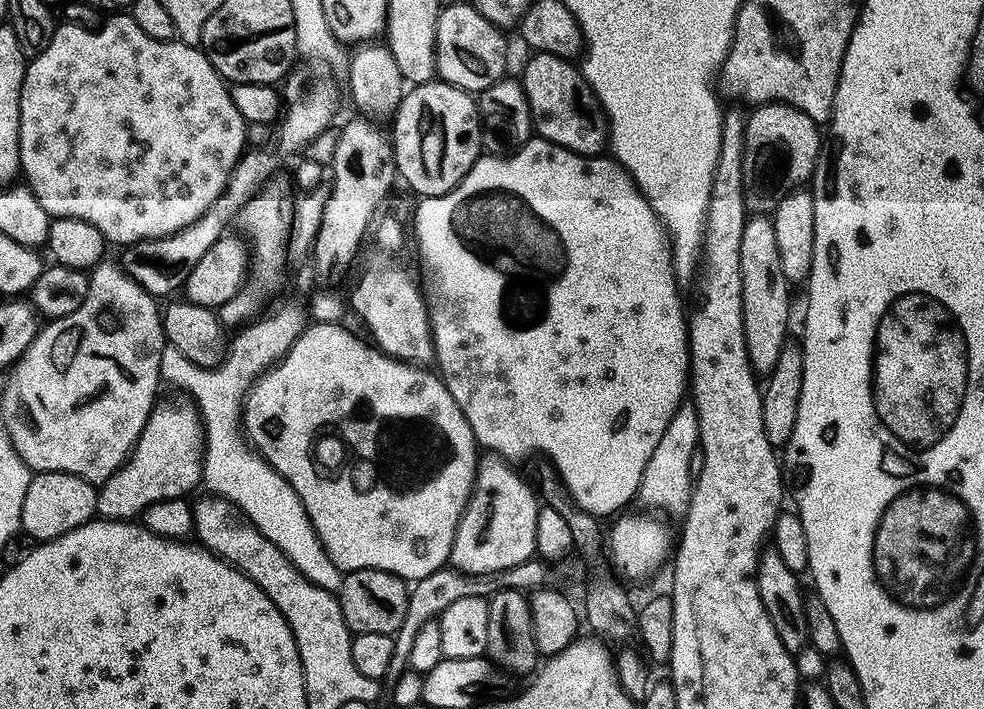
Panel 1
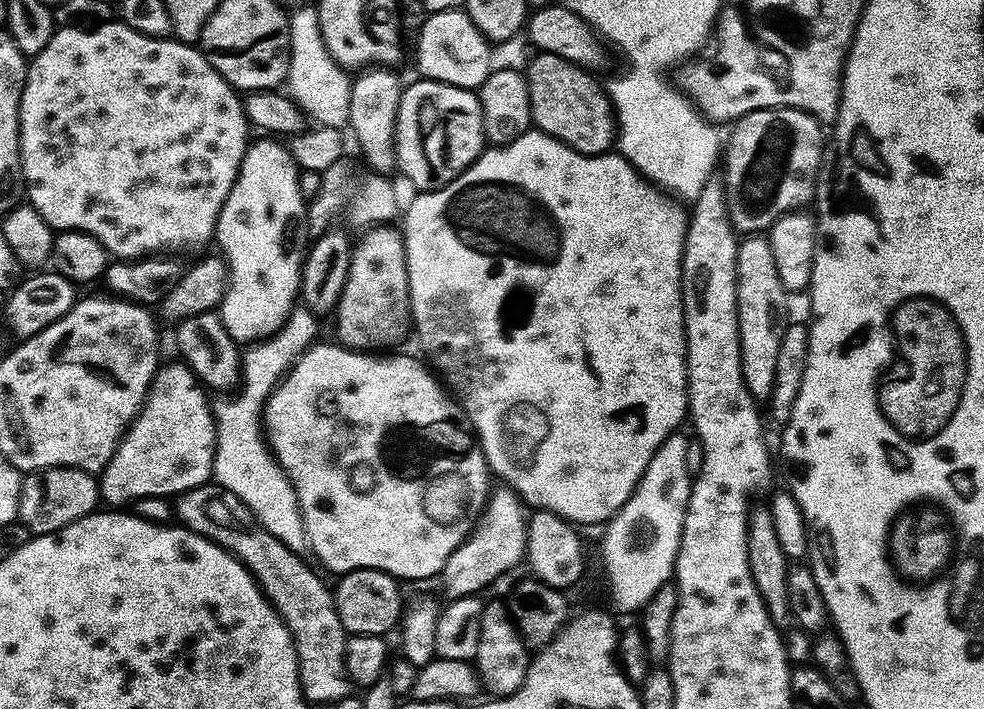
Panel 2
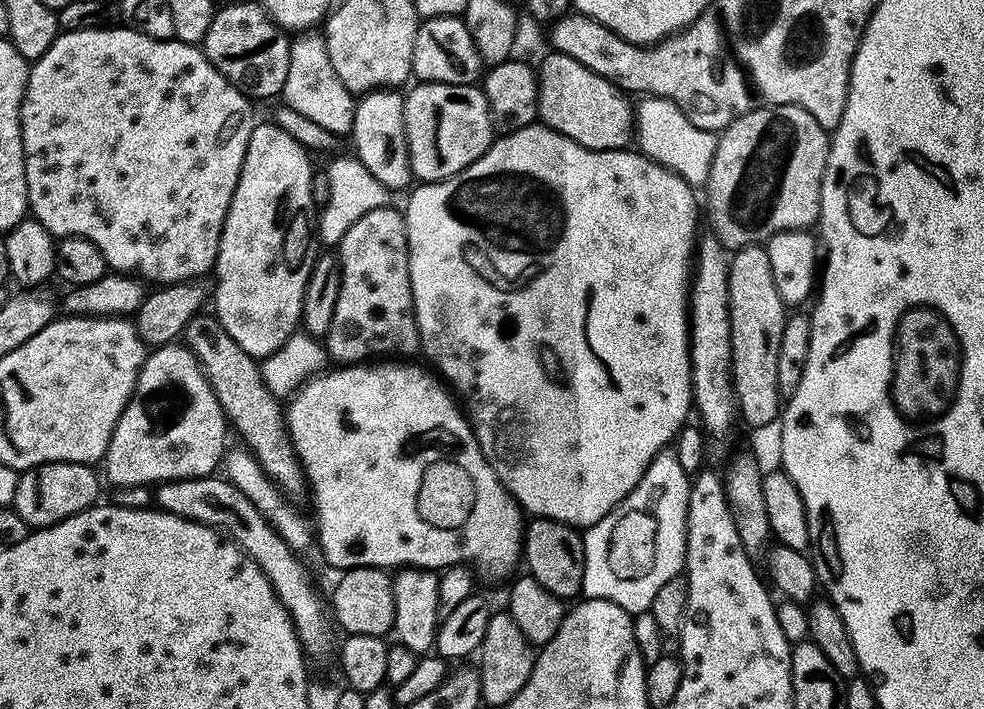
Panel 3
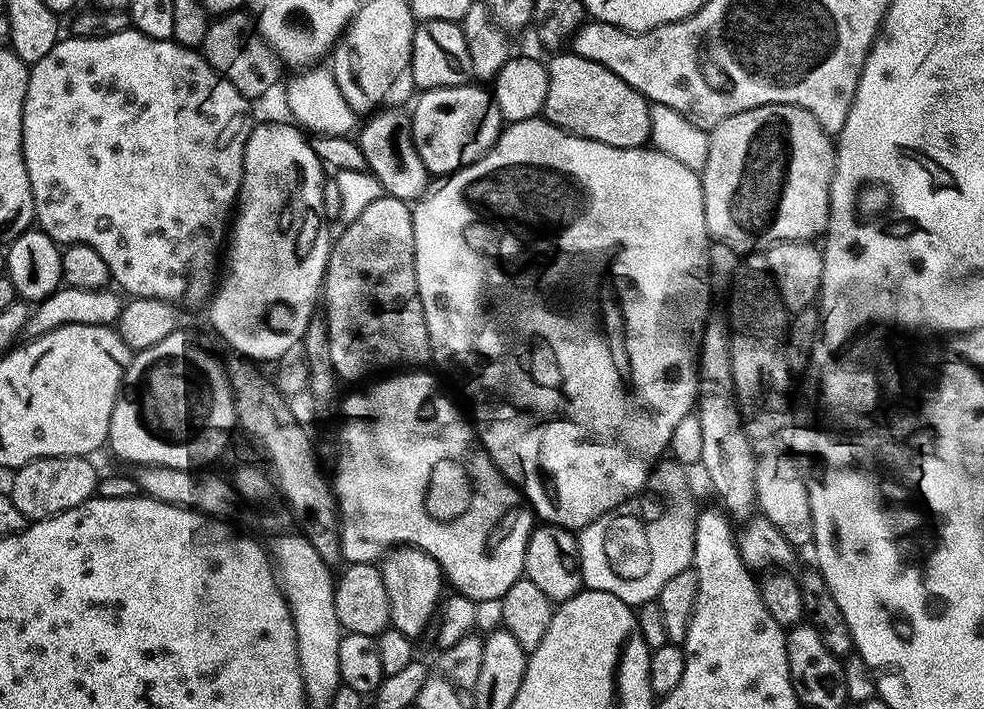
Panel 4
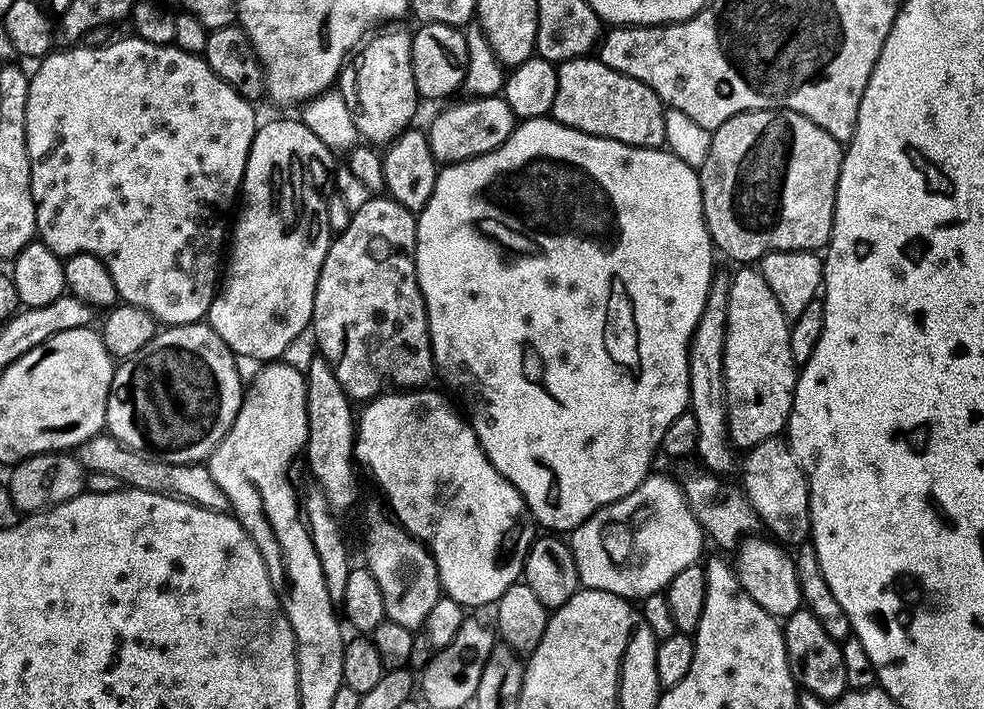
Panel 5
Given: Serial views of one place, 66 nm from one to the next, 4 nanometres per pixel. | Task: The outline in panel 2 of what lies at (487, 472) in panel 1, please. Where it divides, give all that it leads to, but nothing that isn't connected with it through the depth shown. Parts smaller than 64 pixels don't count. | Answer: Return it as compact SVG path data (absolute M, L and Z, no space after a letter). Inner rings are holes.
M507 486L493 489L471 534L456 548L443 567L440 582L446 596L444 598L452 601L479 595L482 589L523 561L526 538L527 515L523 501Z

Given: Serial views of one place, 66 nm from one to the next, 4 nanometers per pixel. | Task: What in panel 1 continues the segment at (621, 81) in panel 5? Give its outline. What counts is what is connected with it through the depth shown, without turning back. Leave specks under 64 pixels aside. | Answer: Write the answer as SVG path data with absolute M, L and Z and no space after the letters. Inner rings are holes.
M545 52L529 57L524 64L522 83L535 135L580 156L600 156L608 144L608 122L592 87L574 70L571 59Z

